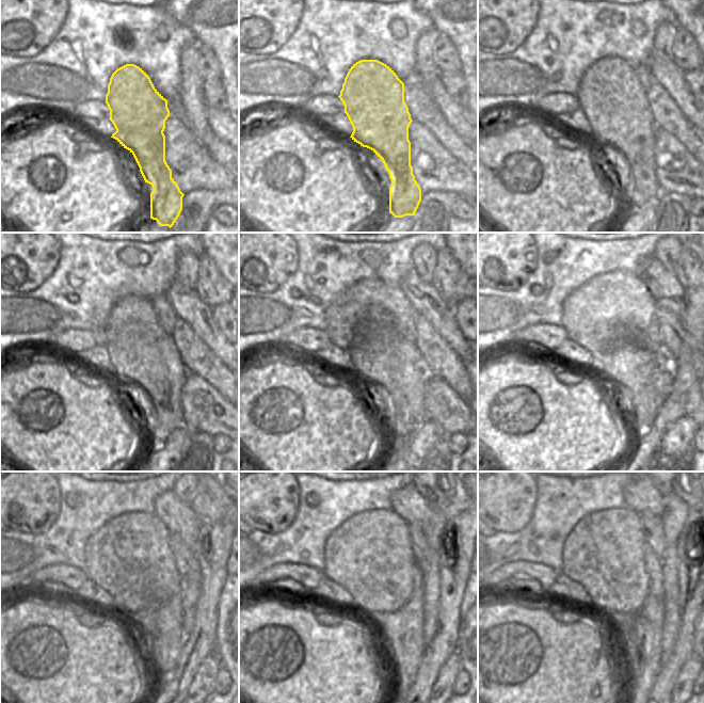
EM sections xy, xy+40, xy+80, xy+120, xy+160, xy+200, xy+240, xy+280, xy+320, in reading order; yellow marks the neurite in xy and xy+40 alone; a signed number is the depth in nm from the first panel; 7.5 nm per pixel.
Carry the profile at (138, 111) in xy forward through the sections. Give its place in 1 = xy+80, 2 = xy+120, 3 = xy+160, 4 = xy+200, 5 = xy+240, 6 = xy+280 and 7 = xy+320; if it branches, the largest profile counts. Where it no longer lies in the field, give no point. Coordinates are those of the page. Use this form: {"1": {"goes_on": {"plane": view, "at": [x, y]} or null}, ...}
{"1": {"goes_on": {"plane": "xy+80", "at": [610, 94]}}, "2": {"goes_on": {"plane": "xy+120", "at": [141, 352]}}, "3": {"goes_on": {"plane": "xy+160", "at": [380, 355]}}, "4": {"goes_on": {"plane": "xy+200", "at": [644, 374]}}, "5": {"goes_on": {"plane": "xy+240", "at": [150, 620]}}, "6": {"goes_on": {"plane": "xy+280", "at": [397, 635]}}, "7": {"goes_on": {"plane": "xy+320", "at": [637, 635]}}}

